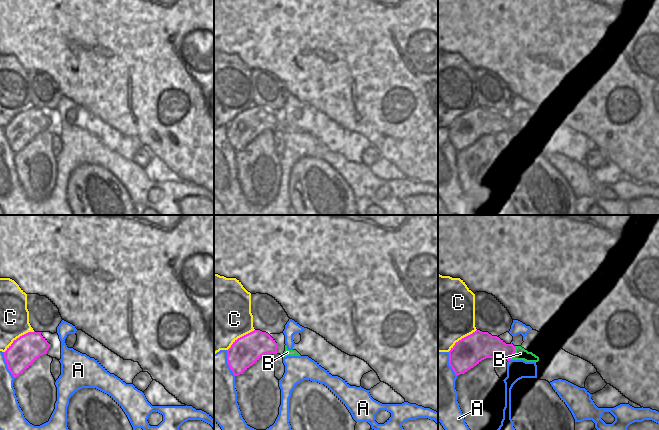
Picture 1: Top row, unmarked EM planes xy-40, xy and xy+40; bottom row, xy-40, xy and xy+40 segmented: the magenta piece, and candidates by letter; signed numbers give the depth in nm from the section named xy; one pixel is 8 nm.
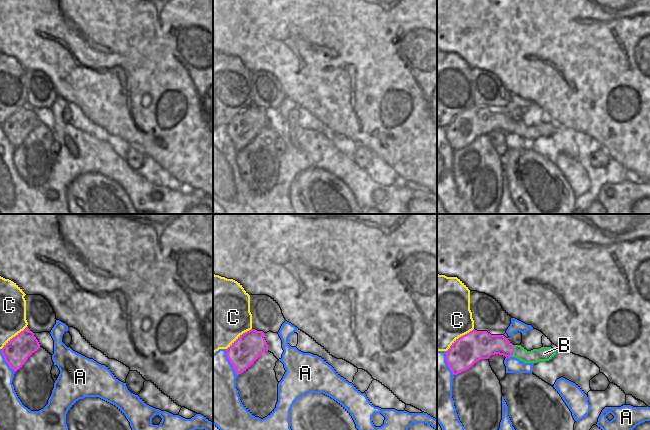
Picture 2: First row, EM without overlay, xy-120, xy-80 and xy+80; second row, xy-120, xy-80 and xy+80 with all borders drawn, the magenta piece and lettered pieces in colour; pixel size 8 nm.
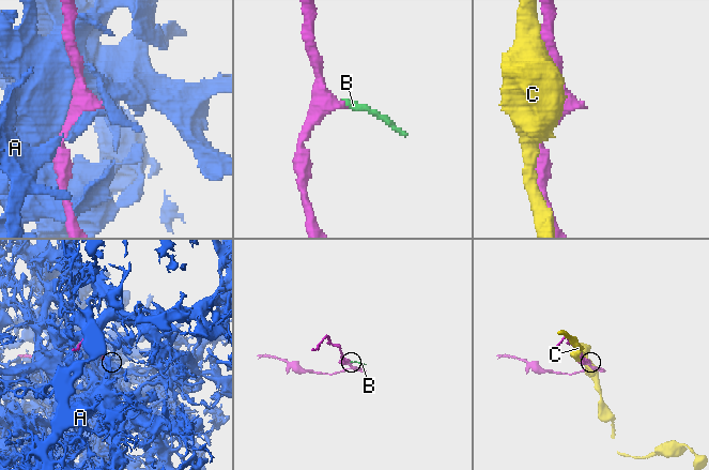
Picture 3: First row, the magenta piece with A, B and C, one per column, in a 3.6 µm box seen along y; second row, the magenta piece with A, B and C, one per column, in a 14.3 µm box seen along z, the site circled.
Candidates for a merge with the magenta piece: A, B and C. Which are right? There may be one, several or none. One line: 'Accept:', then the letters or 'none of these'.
Accept: B

